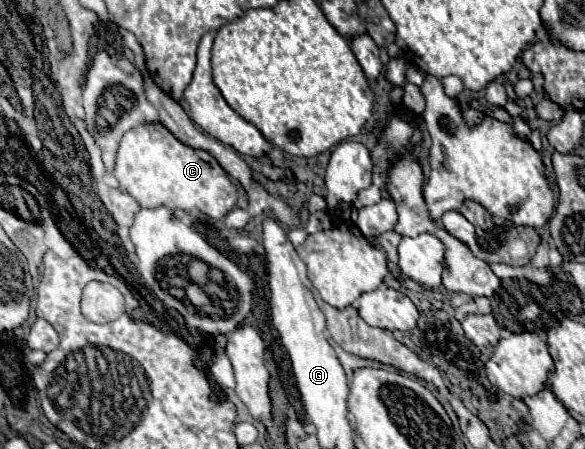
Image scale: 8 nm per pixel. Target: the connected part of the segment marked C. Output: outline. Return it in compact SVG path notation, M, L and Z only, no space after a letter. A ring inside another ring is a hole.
M144 123L124 133L118 147L114 177L144 209L198 209L212 219L222 219L238 201L238 189L218 161L210 153L178 141L162 123Z

